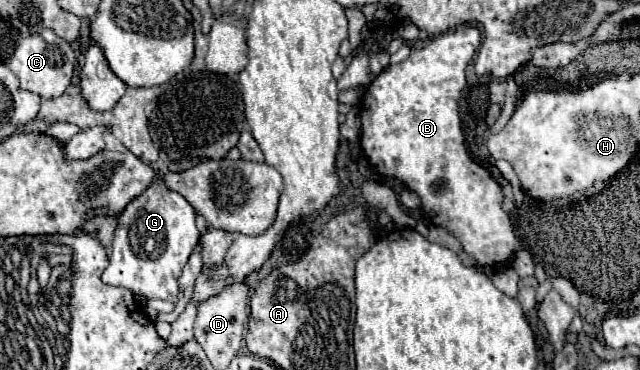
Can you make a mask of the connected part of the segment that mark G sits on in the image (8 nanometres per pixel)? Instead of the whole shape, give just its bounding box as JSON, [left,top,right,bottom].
[102,177,200,303]

